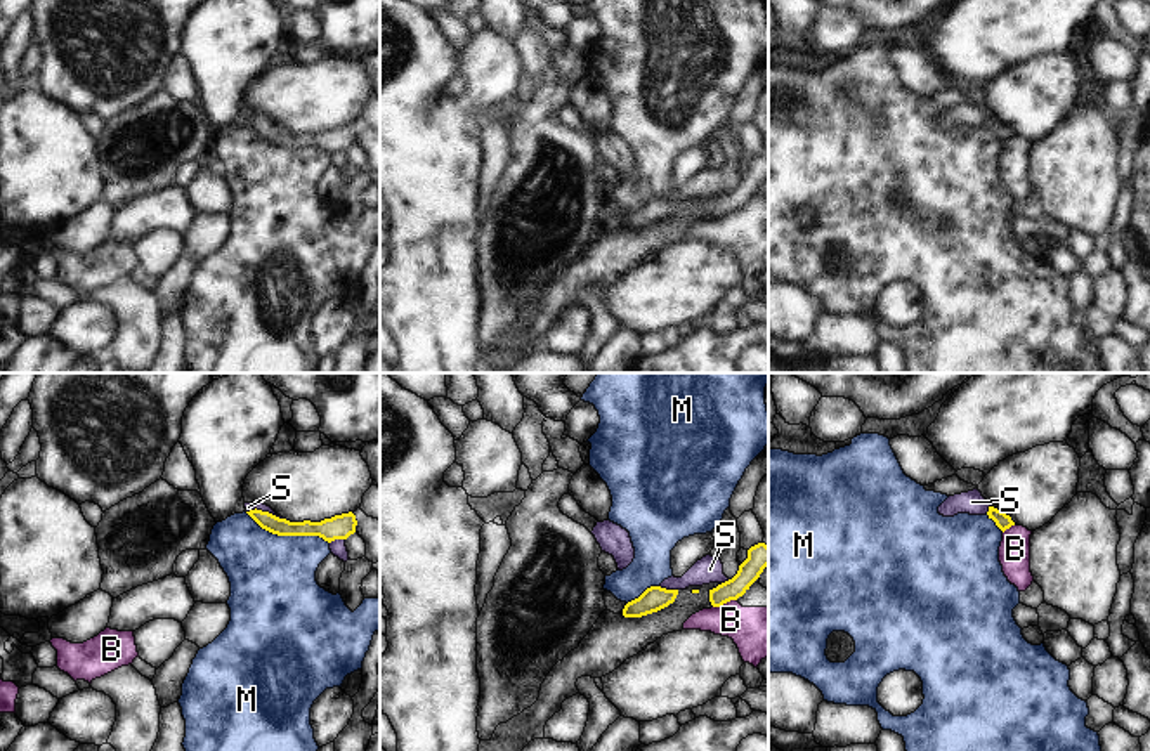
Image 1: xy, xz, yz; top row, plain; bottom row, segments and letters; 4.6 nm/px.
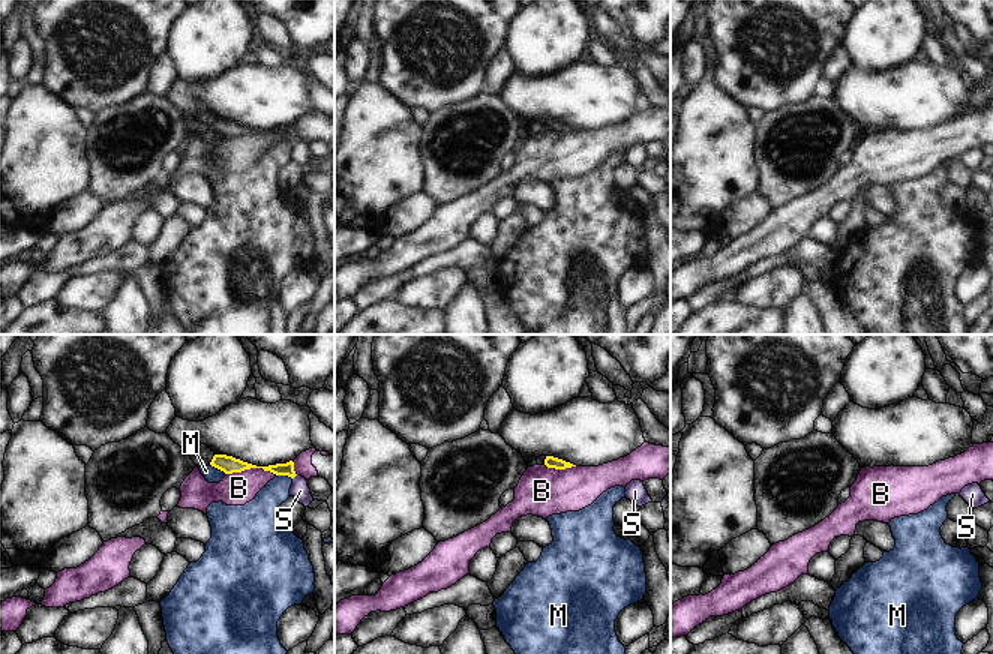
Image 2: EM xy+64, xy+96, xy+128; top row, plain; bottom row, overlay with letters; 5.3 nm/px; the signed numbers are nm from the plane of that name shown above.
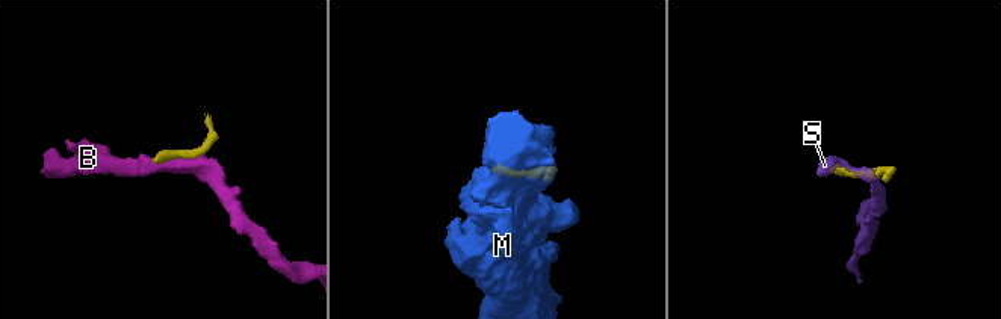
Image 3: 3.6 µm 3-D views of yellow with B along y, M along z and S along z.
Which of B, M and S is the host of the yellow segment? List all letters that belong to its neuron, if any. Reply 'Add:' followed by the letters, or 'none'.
Add: none

